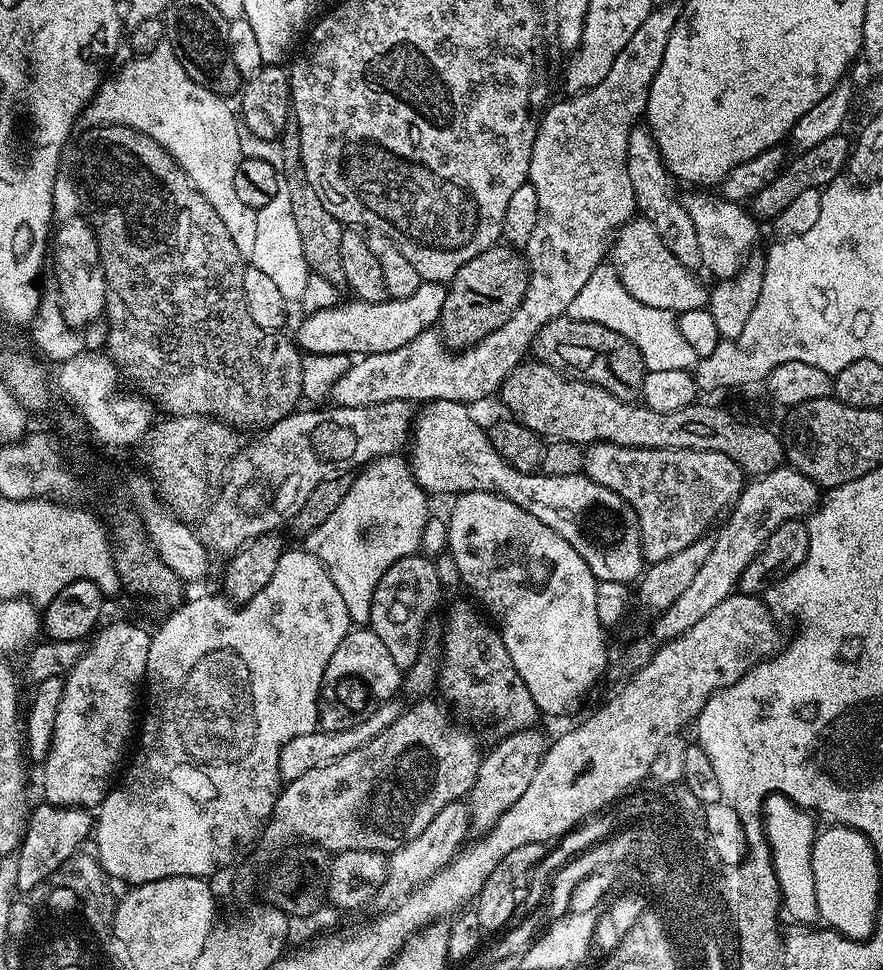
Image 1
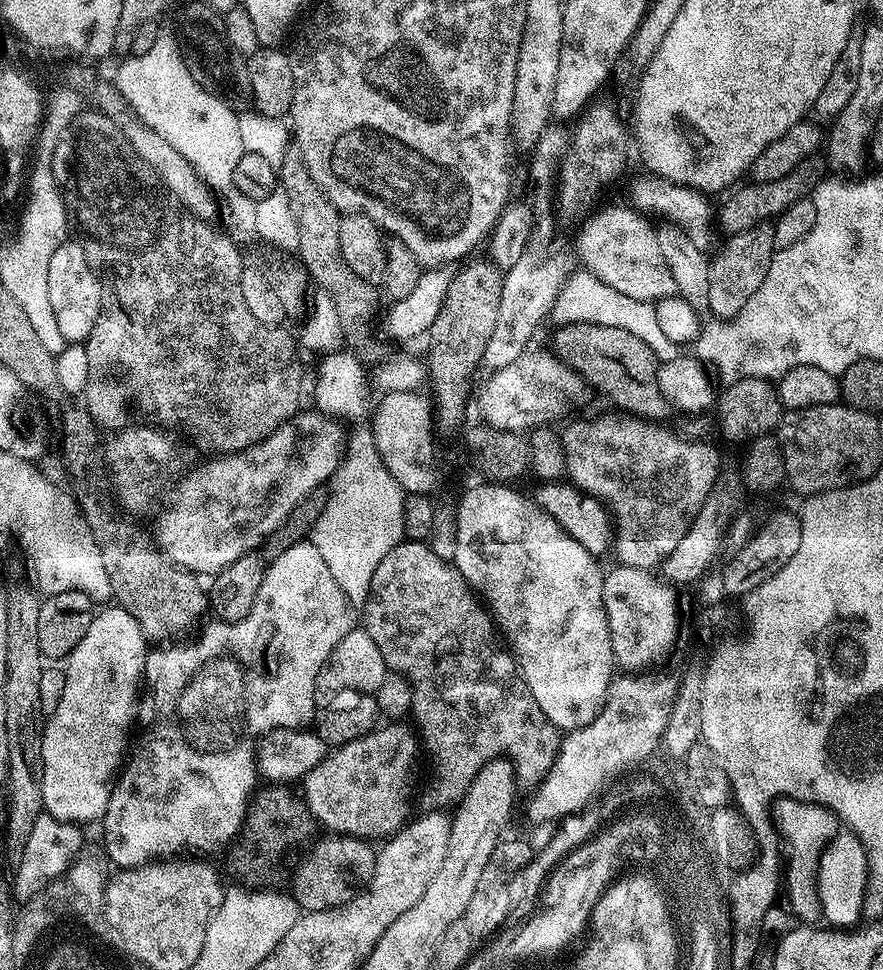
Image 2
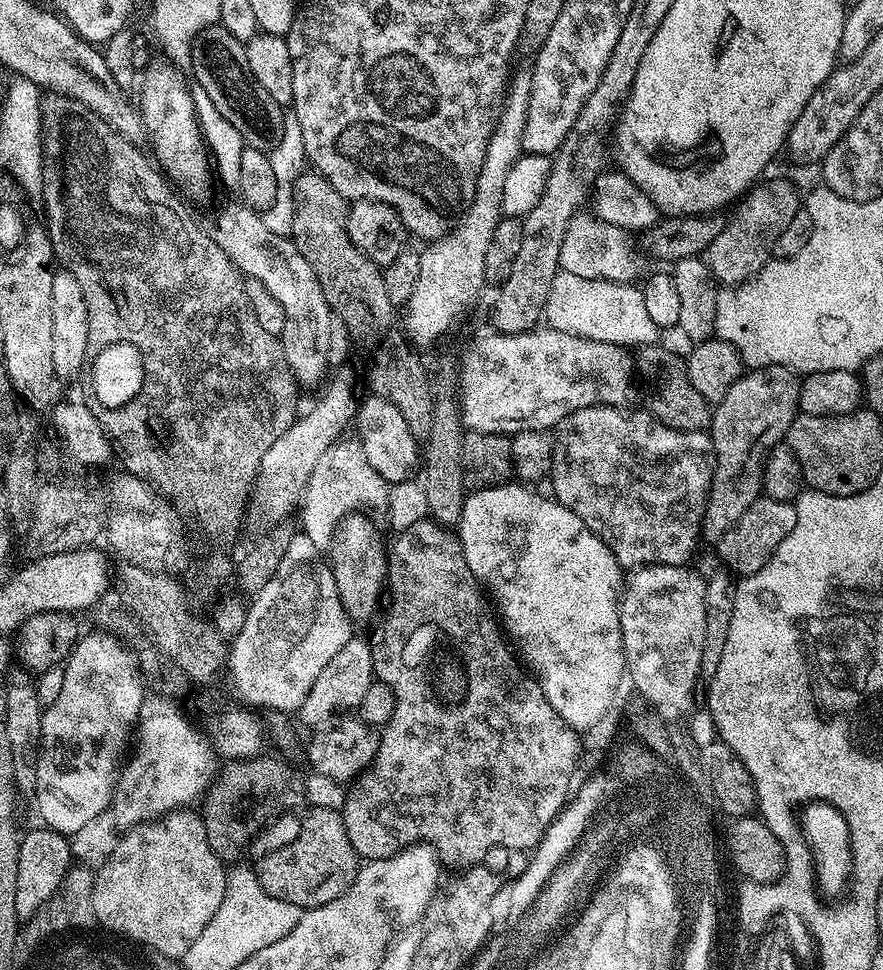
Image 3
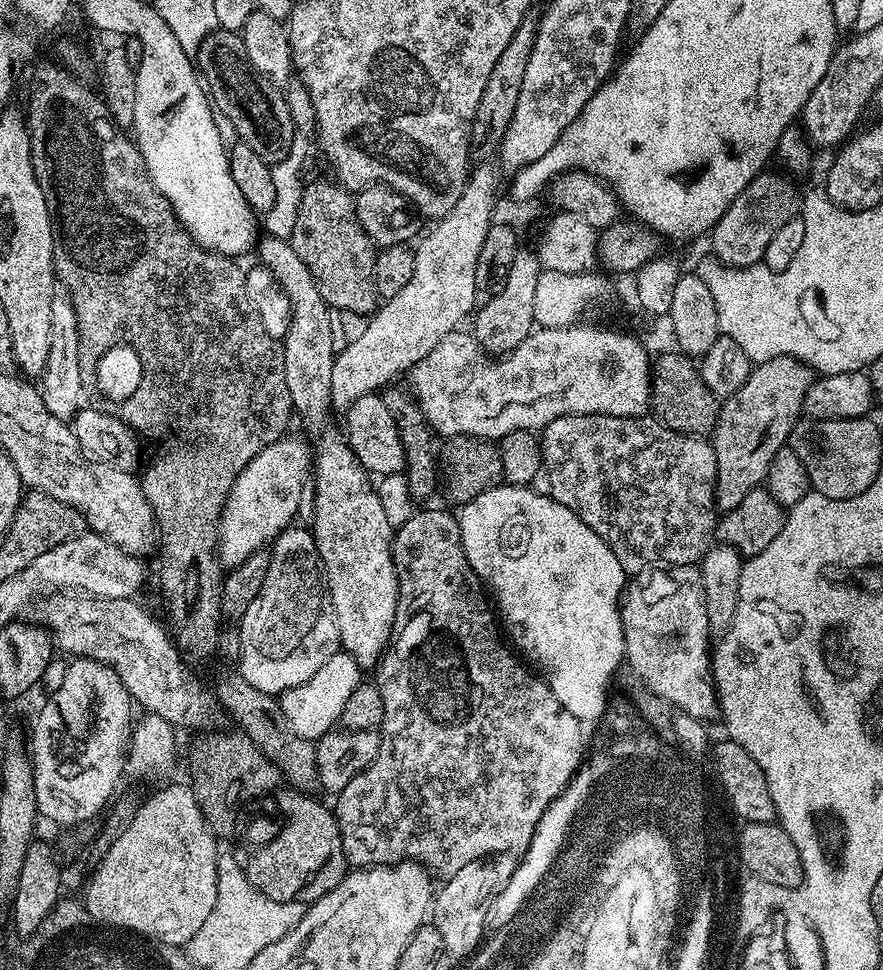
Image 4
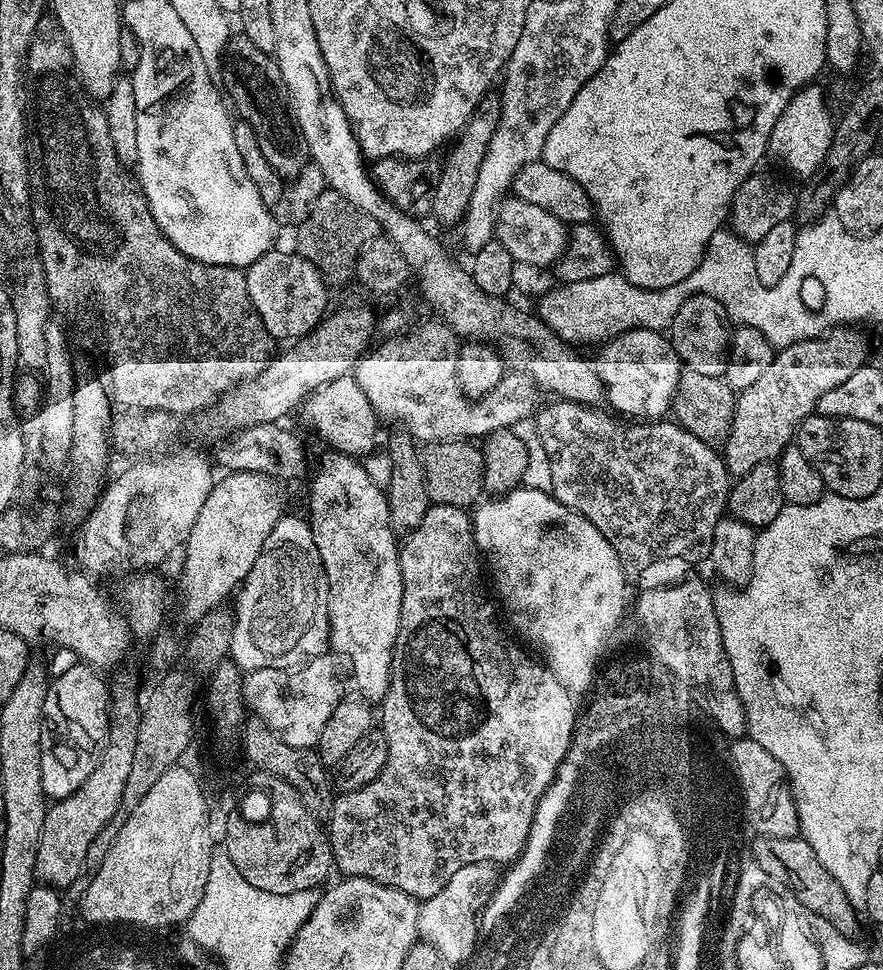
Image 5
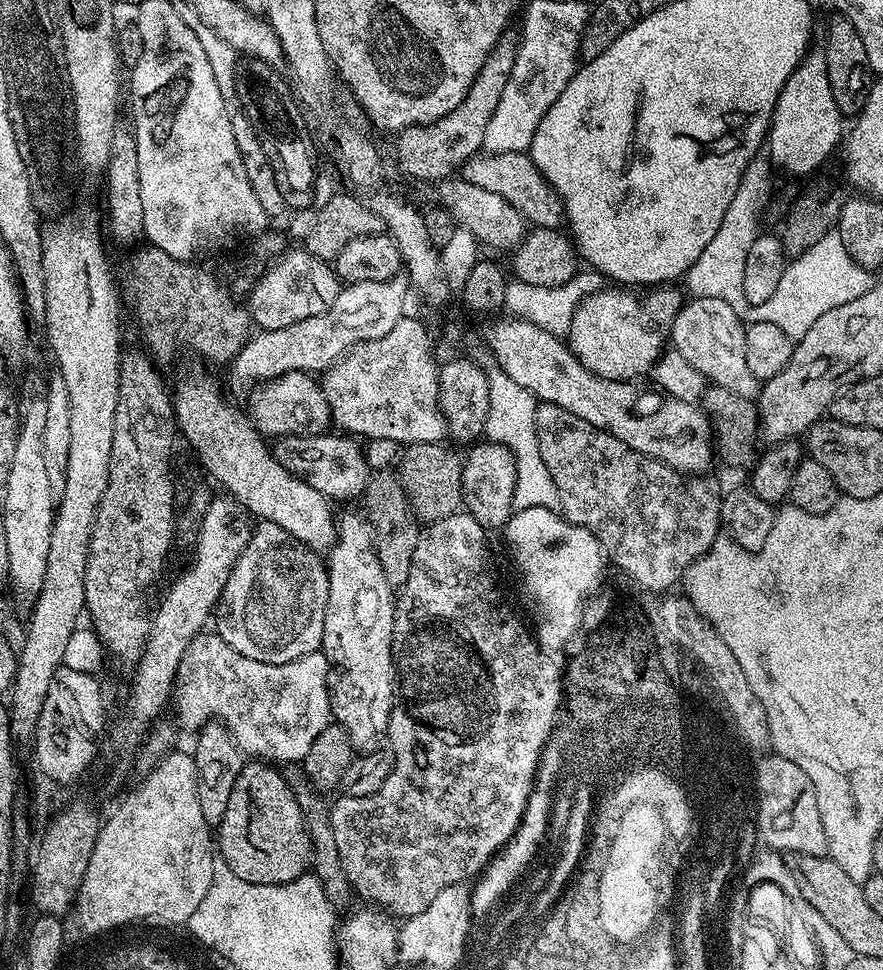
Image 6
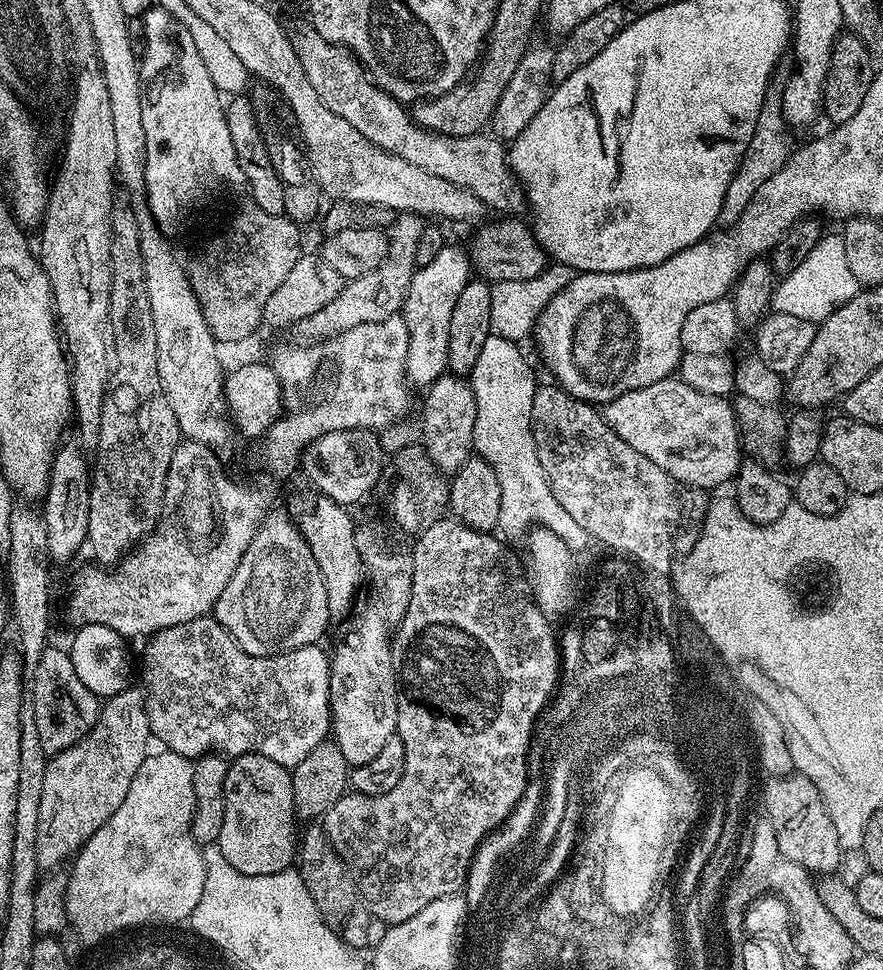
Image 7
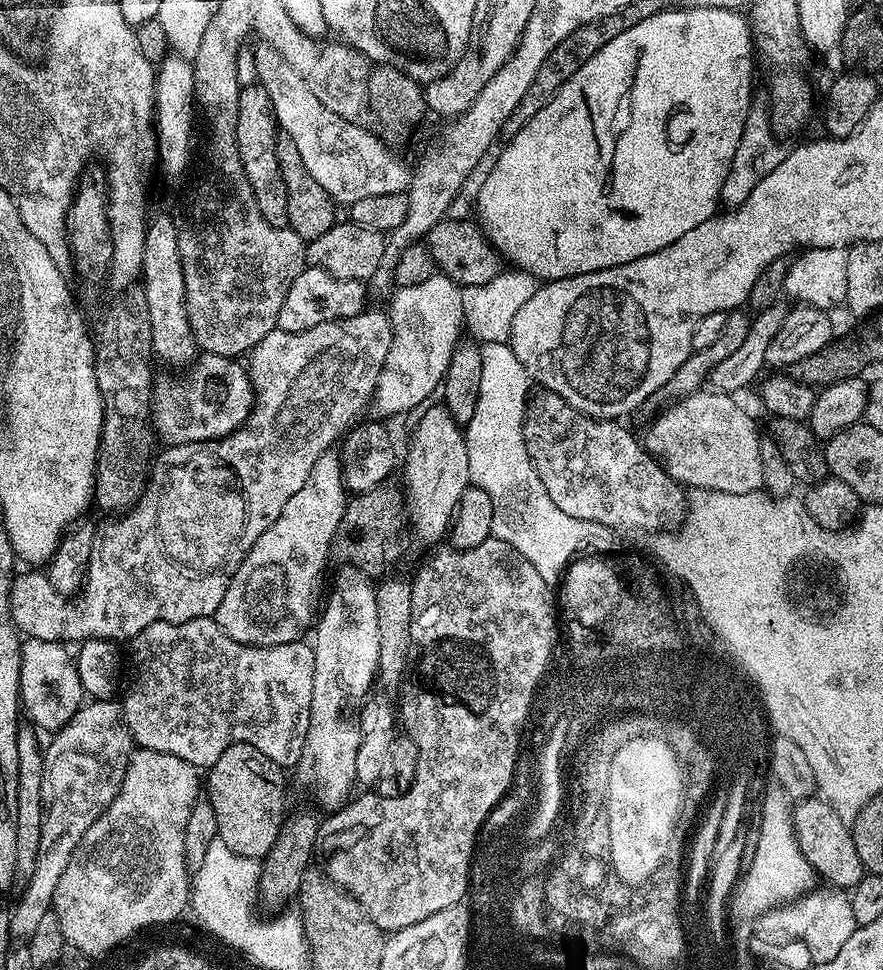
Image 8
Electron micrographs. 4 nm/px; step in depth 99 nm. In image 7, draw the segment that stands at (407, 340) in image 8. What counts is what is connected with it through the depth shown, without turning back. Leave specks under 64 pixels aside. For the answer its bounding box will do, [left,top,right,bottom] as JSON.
[402,246,470,390]

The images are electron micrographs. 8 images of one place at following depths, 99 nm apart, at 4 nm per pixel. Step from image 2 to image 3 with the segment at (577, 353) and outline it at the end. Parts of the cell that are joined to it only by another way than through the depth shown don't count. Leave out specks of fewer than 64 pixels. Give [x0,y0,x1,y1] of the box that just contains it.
[634,344,712,432]

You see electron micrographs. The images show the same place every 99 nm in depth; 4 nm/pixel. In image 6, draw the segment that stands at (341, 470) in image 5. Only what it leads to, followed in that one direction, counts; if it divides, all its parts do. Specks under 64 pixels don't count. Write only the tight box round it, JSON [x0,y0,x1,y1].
[323,511,398,754]

